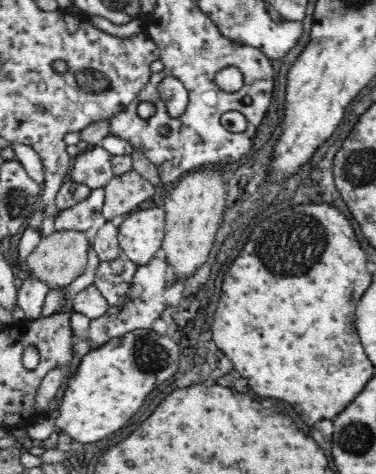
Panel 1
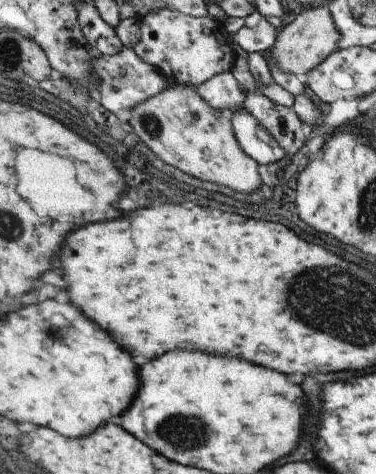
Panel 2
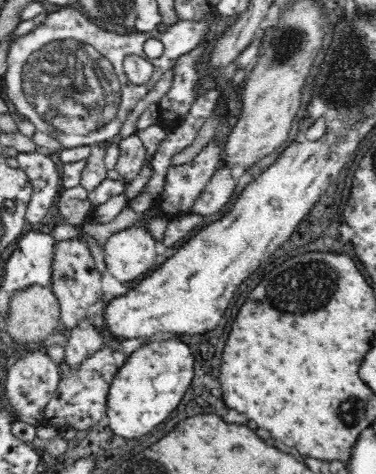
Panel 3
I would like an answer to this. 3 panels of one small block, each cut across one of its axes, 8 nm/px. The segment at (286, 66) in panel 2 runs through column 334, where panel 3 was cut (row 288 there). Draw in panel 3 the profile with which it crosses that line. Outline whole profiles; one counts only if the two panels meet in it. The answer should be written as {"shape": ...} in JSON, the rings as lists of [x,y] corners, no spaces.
{"shape":[[[30,284],[28,288],[22,288],[12,294],[10,308],[6,316],[6,330],[18,344],[40,344],[44,338],[52,336],[54,330],[60,324],[60,300],[56,298],[52,286],[44,284]]]}

